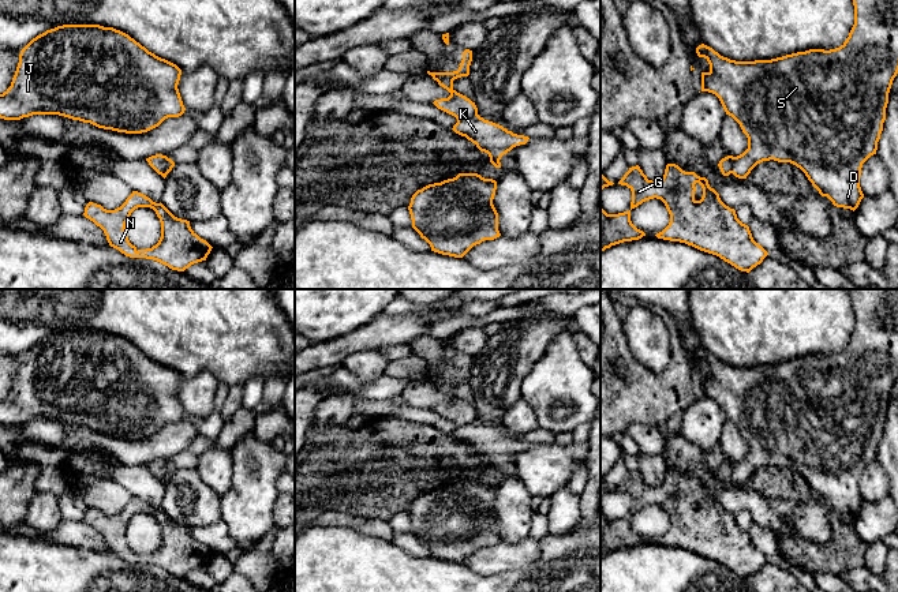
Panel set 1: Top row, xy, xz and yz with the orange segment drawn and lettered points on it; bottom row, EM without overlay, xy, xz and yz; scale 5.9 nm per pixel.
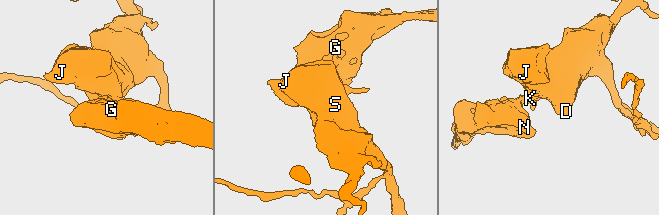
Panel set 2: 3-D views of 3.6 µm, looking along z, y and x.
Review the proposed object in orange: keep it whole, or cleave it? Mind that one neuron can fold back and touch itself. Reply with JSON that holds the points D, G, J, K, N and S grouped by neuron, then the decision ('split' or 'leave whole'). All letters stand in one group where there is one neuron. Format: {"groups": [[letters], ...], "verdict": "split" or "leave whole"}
{"groups": [["D", "J", "K", "S"], ["G", "N"]], "verdict": "split"}

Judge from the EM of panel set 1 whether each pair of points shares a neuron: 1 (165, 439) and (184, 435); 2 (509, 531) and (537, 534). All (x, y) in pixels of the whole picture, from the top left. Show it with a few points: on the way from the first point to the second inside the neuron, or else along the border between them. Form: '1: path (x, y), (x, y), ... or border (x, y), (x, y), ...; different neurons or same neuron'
1: path (169, 439), (180, 435); same neuron
2: border (535, 512), (528, 535); different neurons

